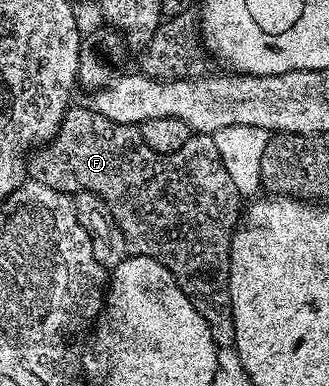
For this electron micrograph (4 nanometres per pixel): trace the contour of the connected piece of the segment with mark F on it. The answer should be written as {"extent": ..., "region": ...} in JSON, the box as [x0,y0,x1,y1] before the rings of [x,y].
{"extent":[30,106,241,347],"region":[[[68,106],[57,133],[47,142],[45,149],[36,150],[30,156],[30,178],[41,185],[49,185],[49,189],[68,193],[97,193],[97,197],[109,205],[121,233],[125,233],[128,252],[165,265],[189,301],[193,301],[193,309],[205,317],[205,325],[209,325],[209,337],[213,337],[215,346],[234,347],[235,322],[229,273],[231,238],[241,218],[241,196],[237,185],[233,185],[229,177],[226,165],[221,161],[221,153],[217,153],[214,135],[192,134],[183,148],[177,149],[177,153],[162,155],[153,153],[153,149],[145,145],[136,124],[114,123],[90,106],[75,106]]]}

